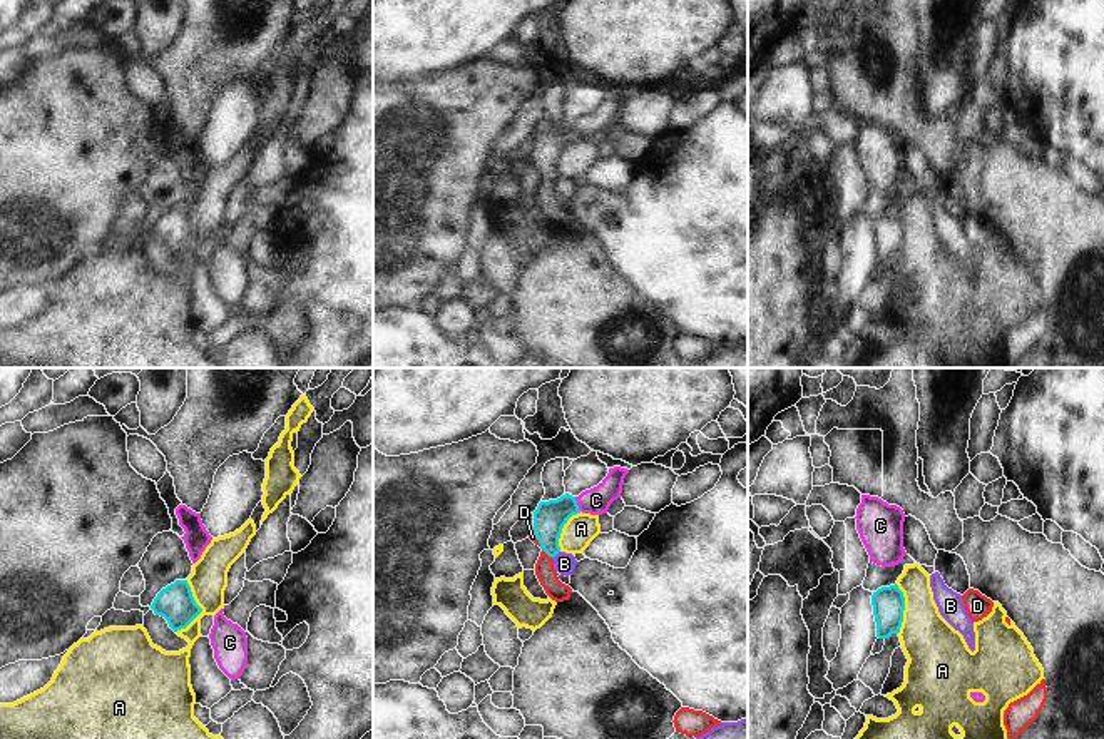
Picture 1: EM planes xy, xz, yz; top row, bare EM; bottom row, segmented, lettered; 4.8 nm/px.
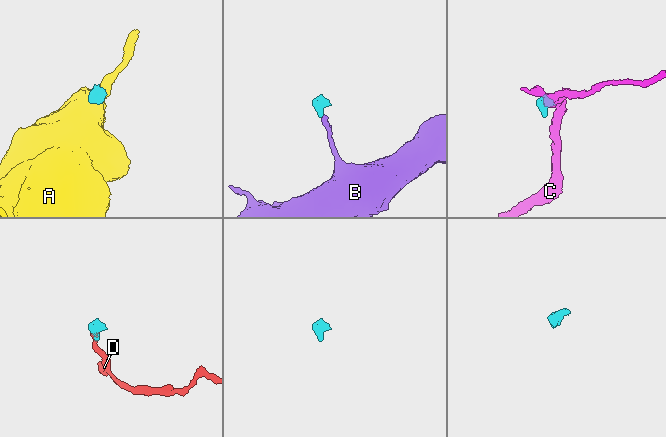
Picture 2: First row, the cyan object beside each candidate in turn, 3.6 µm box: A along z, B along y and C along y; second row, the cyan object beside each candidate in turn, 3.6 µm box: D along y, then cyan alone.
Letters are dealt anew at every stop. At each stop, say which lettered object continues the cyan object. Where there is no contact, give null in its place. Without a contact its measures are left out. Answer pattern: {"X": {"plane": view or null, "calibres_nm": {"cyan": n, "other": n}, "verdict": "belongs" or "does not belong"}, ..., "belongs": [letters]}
{"A": {"plane": "xy", "calibres_nm": {"cyan": 180, "other": 180}, "verdict": "does not belong"}, "B": {"plane": "xz", "calibres_nm": {"cyan": 160, "other": 100}, "verdict": "does not belong"}, "C": {"plane": "xz", "calibres_nm": {"cyan": 160, "other": 130}, "verdict": "does not belong"}, "D": {"plane": "xz", "calibres_nm": {"cyan": 160, "other": 100}, "verdict": "belongs"}, "belongs": ["D"]}

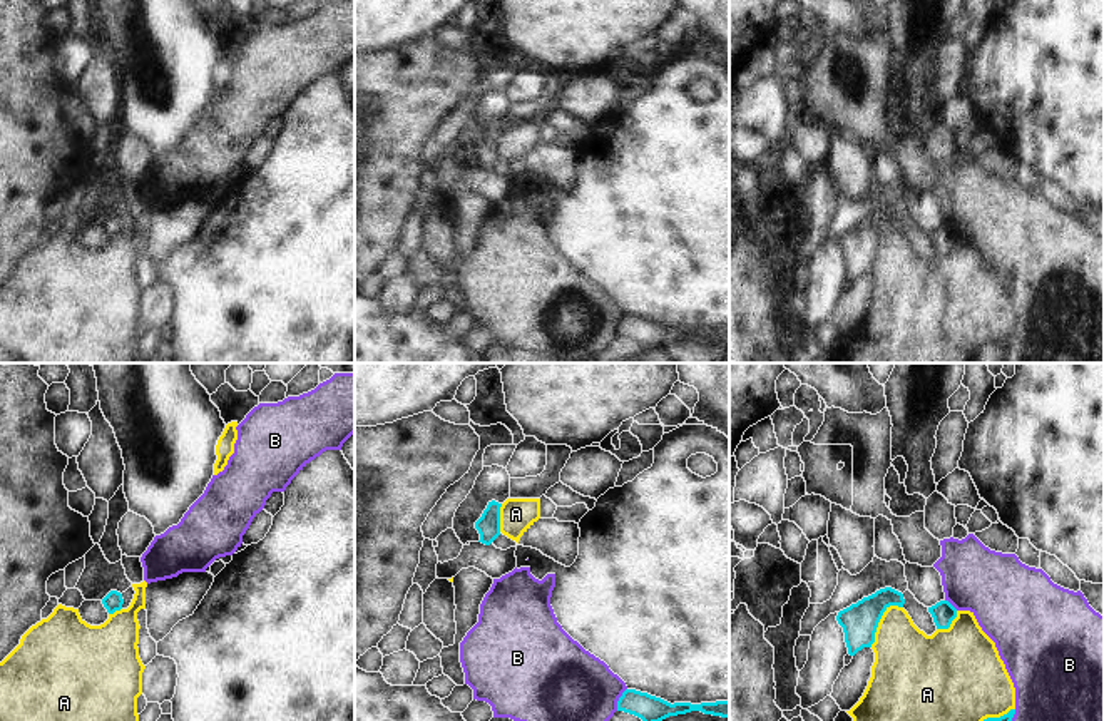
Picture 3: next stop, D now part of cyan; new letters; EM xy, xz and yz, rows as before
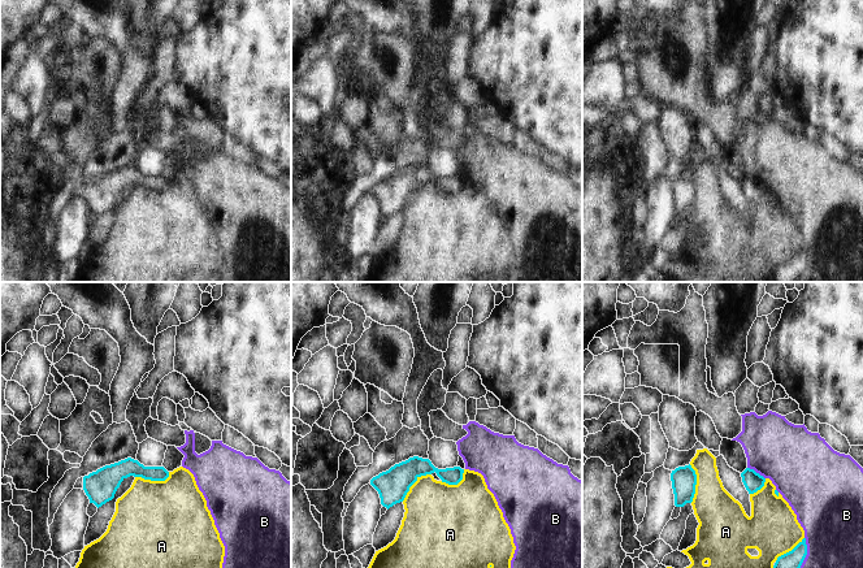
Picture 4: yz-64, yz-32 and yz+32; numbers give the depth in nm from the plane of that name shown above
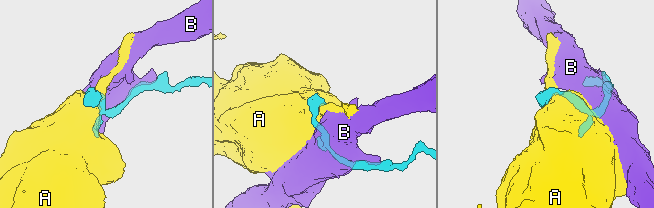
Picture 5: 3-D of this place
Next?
{"A": {"plane": "yz", "calibres_nm": {"cyan": 170, "other": 320}, "verdict": "does not belong"}, "B": {"plane": "xz", "calibres_nm": {"cyan": 130, "other": 400}, "verdict": "does not belong"}, "belongs": []}

